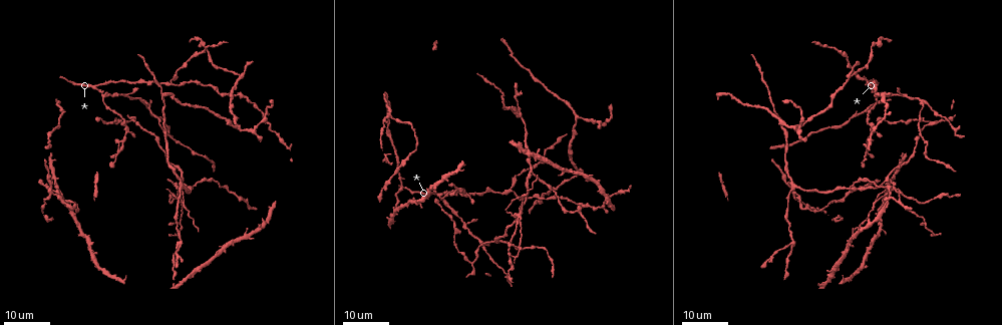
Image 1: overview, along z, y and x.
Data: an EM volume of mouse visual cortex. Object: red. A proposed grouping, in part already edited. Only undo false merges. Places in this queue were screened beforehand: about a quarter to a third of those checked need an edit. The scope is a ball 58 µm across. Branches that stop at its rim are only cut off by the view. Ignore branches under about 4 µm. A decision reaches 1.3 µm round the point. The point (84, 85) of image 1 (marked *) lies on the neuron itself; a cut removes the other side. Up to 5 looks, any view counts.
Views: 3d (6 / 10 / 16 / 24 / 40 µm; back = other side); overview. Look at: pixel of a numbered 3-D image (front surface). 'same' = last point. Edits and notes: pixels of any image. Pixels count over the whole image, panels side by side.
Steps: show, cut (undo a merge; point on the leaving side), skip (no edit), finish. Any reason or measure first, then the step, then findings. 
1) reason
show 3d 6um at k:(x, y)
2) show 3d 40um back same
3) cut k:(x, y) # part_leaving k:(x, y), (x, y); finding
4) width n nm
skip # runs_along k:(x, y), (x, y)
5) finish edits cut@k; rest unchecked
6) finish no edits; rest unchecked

side arm on a straight run
show 3d 24um at 1:(104, 99)

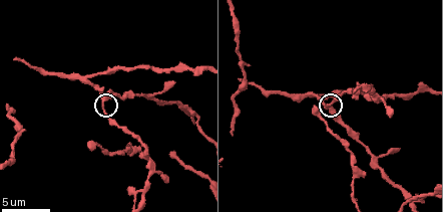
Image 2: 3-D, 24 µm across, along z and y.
show 3d 10um at 2:(103, 99)

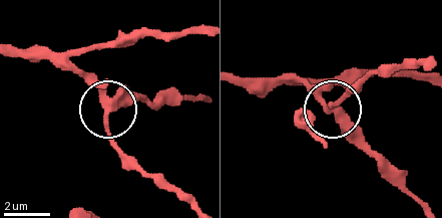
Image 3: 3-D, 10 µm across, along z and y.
width 280 nm
skip # runs_along 3:(16, 54), (60, 56), (95, 83), (108, 141), (123, 168); one neuron here

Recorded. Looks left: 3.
branch point
show 3d 16um at 1:(192, 185)

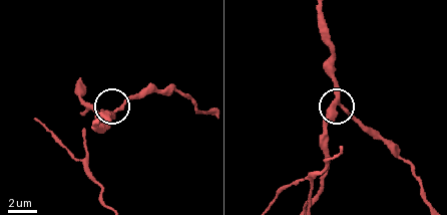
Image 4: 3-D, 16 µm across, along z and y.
zoom in
show 3d 10um at 4:(345, 109)

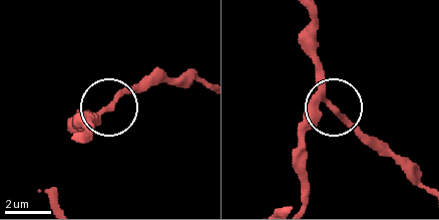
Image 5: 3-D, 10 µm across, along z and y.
show 3d 10um back at 5:(332, 107)

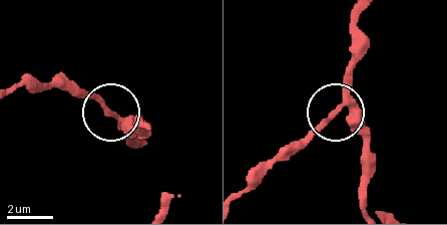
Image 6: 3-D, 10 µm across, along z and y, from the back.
side_arm 23 um
skip # runs_along 6:(365, 204), (365, 141), (348, 118), (336, 114), (304, 145); continuous, no second neuron

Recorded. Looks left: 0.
finish no edits; rest unchecked

